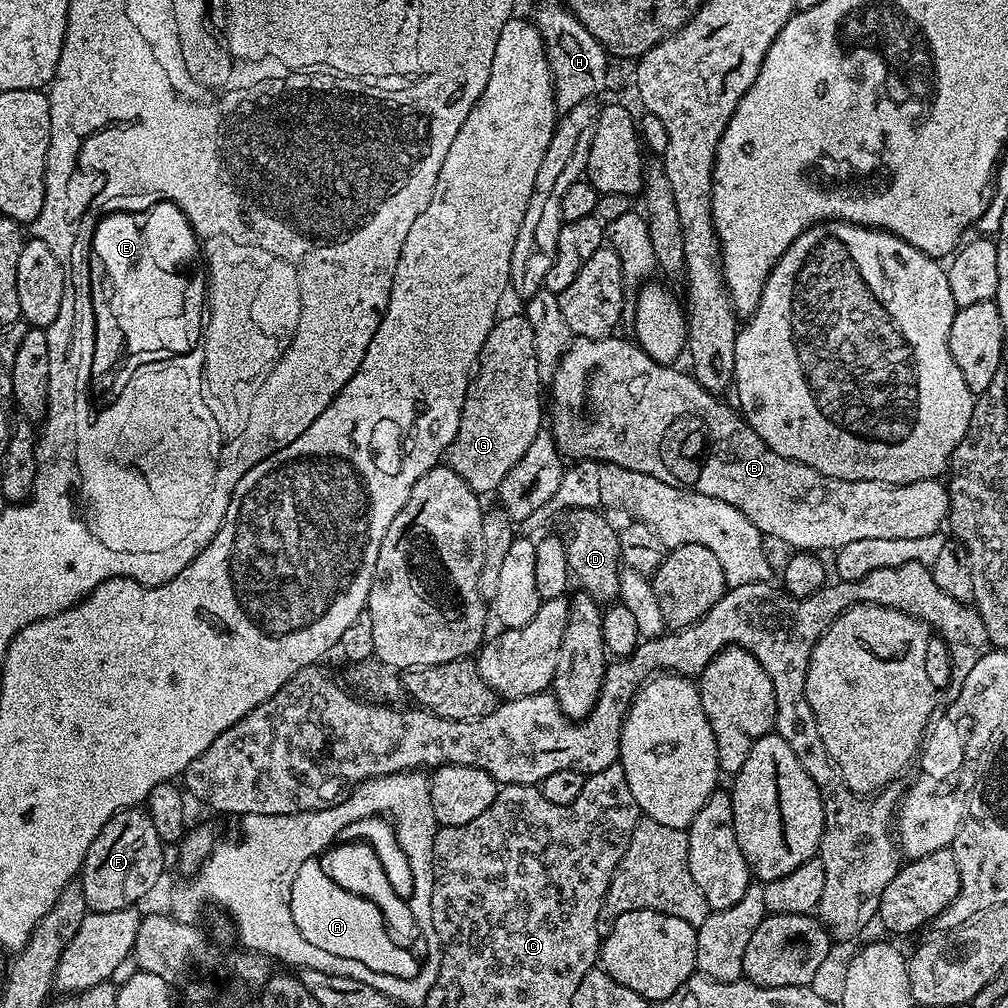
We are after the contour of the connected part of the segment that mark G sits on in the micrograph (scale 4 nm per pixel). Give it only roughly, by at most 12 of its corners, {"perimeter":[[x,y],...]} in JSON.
{"perimeter":[[524,314],[497,319],[446,464],[495,493],[542,430]]}

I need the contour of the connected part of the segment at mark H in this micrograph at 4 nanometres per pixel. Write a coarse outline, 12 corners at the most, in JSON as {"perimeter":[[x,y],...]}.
{"perimeter":[[544,8],[556,107],[599,97],[604,48],[567,8]]}

